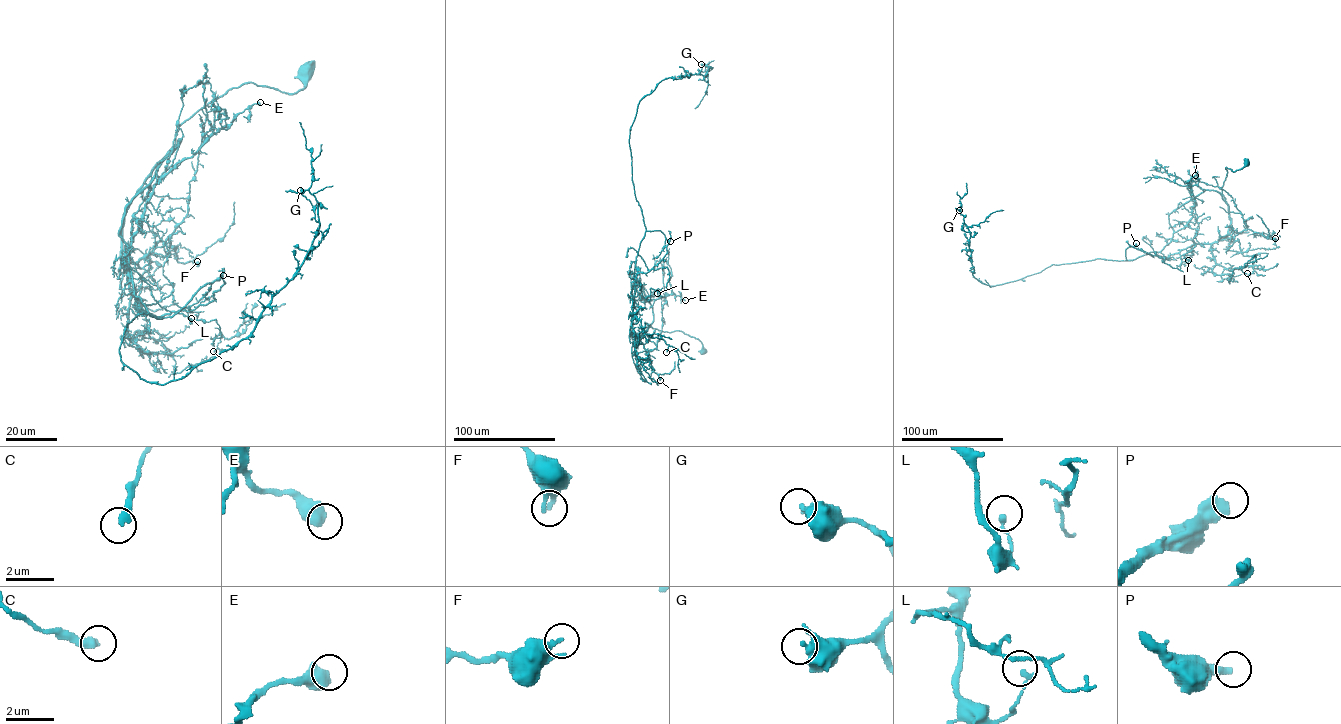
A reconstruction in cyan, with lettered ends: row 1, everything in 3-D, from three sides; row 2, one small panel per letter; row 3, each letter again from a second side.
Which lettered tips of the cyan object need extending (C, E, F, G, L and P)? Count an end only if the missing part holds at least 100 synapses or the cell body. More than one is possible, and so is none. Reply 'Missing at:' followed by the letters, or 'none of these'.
Missing at: P

